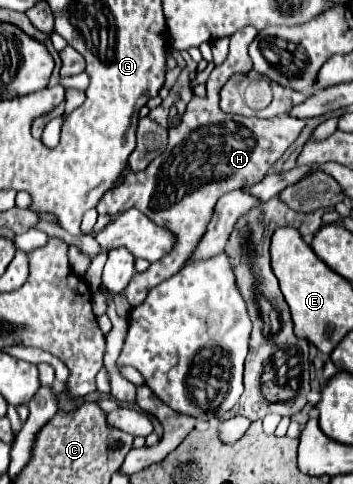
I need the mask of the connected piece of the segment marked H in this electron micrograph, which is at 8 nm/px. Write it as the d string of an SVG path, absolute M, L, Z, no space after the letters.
M243 28L231 36L227 60L213 68L207 80L207 94L193 94L181 116L181 122L175 128L169 128L169 142L165 152L157 156L145 170L137 174L127 174L125 180L117 188L107 190L97 204L99 214L111 216L129 208L137 208L147 214L155 224L177 232L177 246L167 256L163 256L163 260L153 262L145 272L133 274L133 280L125 290L125 296L129 298L131 306L139 306L155 284L167 280L167 276L173 276L175 272L179 272L179 268L183 268L183 264L187 262L187 258L191 258L195 246L203 238L217 200L231 190L261 182L269 168L283 156L283 152L295 142L295 138L305 126L305 120L287 114L279 118L261 120L225 114L219 108L217 92L229 76L235 72L247 74L251 70L251 58L247 54L247 48L255 36L255 28Z

